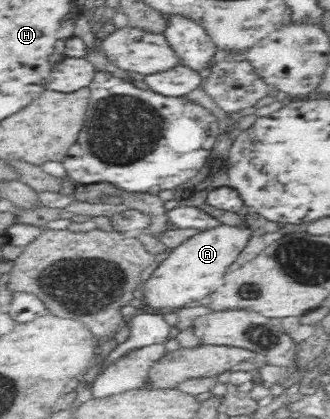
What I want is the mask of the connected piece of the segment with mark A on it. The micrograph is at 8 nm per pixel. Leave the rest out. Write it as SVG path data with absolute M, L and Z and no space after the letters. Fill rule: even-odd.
M220 225L211 230L198 232L178 247L170 249L167 257L150 275L150 279L138 287L144 293L143 299L146 303L142 309L162 314L176 312L194 301L205 300L207 295L220 287L224 275L229 272L229 267L235 262L238 253L246 247L248 239L248 229Z

